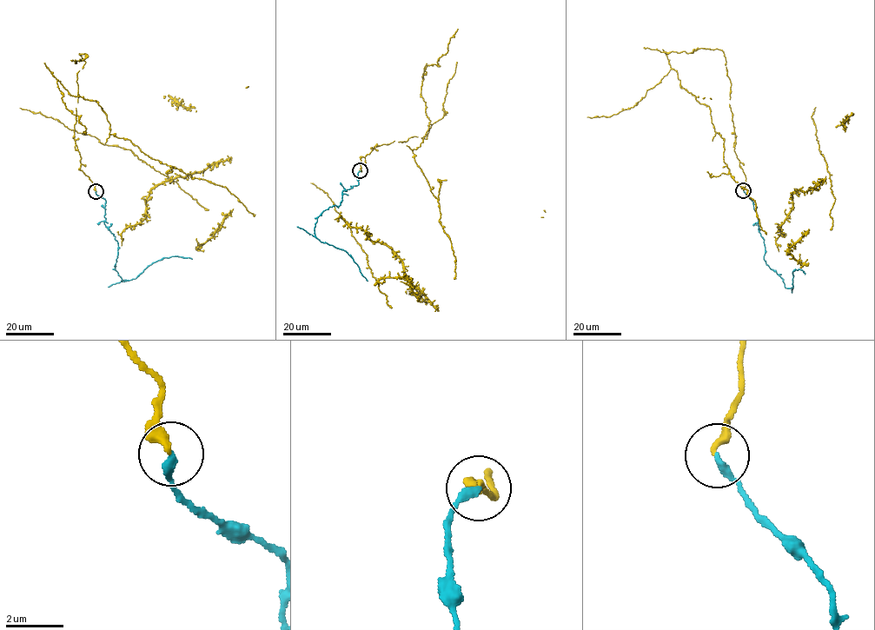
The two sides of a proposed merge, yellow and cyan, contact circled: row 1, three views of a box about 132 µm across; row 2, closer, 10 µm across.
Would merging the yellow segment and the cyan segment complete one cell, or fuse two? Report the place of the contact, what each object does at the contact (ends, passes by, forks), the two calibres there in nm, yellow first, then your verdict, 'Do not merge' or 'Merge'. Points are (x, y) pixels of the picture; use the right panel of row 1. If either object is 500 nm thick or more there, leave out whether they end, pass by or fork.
Place: (743, 190). At the ring yellow ends. At the ring cyan ends. Thickness 280 nm (yellow) against 280 nm. Merge

